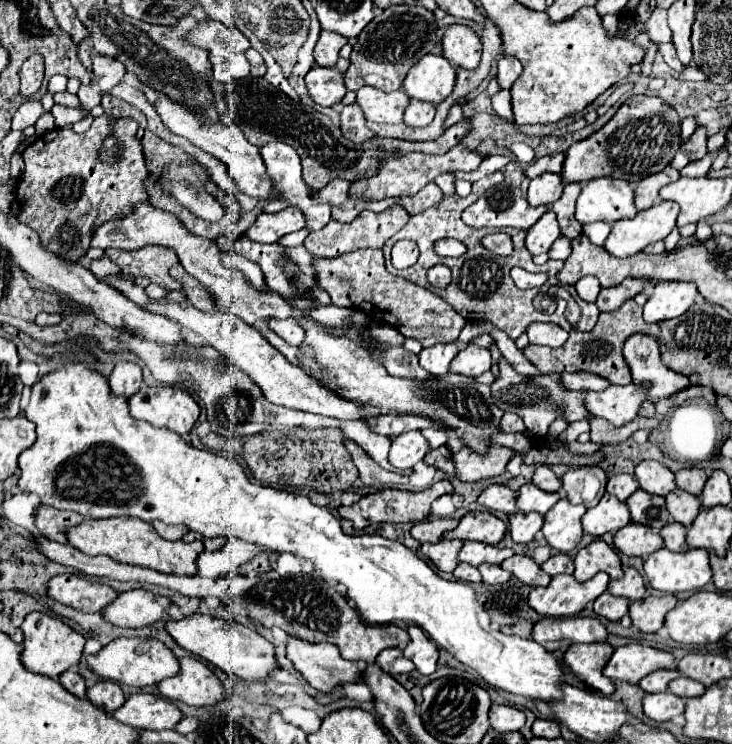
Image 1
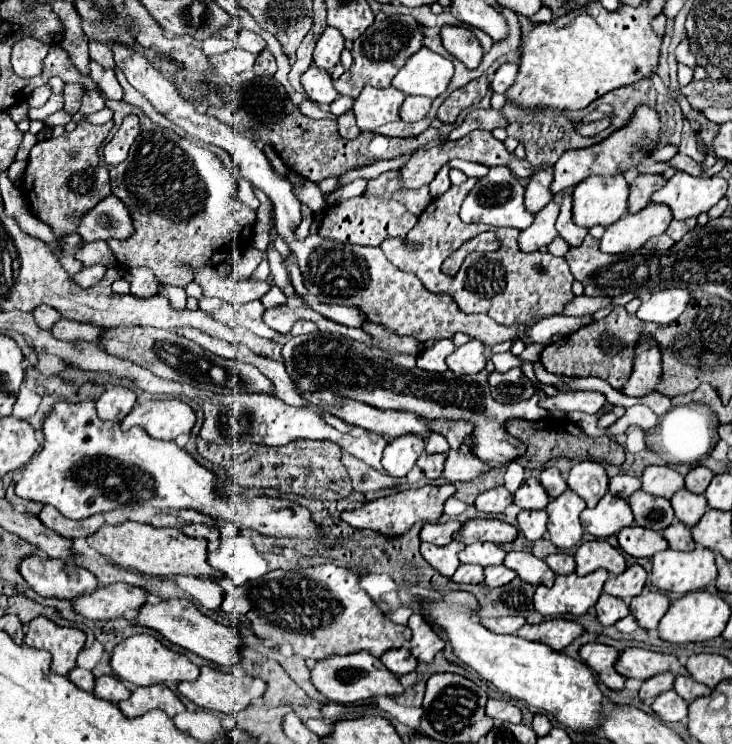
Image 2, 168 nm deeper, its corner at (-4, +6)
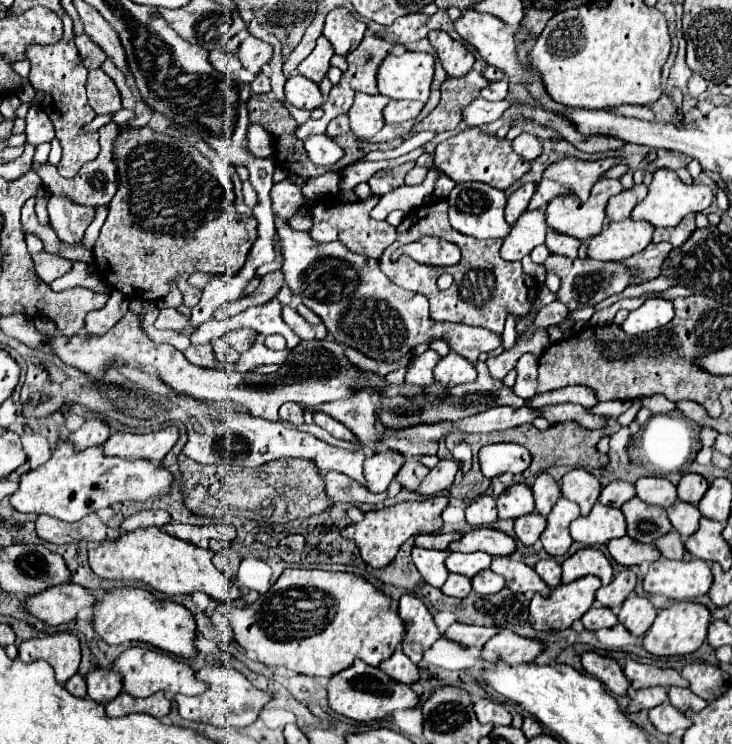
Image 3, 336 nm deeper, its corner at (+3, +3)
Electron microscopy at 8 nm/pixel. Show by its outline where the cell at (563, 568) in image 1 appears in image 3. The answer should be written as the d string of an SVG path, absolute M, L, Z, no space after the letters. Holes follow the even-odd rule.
M553 558L539 560L533 568L549 588L555 588L561 584L561 566Z

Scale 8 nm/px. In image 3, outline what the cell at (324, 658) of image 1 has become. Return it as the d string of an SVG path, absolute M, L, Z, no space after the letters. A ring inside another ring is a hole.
M355 660L351 668L339 672L337 676L329 678L329 704L337 714L351 718L355 722L371 722L391 716L395 710L409 710L419 704L419 696L401 682L391 680L379 668L373 668L361 660Z

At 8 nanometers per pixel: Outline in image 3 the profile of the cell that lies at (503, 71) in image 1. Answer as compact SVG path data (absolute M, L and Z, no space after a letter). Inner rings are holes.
M501 80L501 82L491 82L483 92L481 92L481 98L485 100L505 100L507 98L507 82Z

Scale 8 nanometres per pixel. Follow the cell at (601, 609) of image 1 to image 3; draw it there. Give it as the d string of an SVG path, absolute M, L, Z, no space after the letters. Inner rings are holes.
M591 608L591 610L587 610L587 612L583 614L581 622L583 622L583 626L585 626L587 630L597 632L597 630L601 630L601 628L613 628L613 626L617 624L617 616L615 616L615 612L609 610L609 608Z

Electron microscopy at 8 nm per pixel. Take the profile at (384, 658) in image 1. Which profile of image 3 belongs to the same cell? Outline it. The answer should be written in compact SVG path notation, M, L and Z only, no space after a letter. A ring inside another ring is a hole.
M401 648L395 650L395 654L385 660L379 666L389 678L401 682L401 684L415 684L419 680L419 668L401 652Z

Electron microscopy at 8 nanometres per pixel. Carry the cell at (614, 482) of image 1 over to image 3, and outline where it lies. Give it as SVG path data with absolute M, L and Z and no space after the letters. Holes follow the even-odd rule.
M615 480L609 486L605 486L601 490L601 498L599 502L605 506L613 506L613 508L621 508L627 500L631 500L635 496L635 486L629 482L621 482Z

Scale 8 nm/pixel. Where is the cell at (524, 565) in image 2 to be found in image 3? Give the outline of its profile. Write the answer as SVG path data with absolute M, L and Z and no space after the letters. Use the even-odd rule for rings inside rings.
M493 558L491 570L505 578L505 586L515 594L541 594L549 596L551 588L537 576L533 568L523 562L515 562L511 558Z

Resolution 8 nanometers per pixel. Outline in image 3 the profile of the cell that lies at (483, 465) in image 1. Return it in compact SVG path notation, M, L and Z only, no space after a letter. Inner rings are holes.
M441 460L421 482L421 486L415 490L419 496L435 496L443 490L447 490L453 480L455 474L459 470L459 462L457 460Z

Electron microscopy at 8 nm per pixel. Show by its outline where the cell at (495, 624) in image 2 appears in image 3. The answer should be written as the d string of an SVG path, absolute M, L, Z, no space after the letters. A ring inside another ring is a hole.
M455 622L451 624L445 632L443 632L443 638L447 640L453 640L461 646L475 646L475 648L481 648L491 636L495 636L501 628L483 628L483 626L467 626L467 624L461 624L461 622Z

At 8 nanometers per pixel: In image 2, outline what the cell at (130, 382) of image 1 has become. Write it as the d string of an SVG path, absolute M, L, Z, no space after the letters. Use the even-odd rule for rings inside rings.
M108 383L106 391L98 399L98 413L102 419L120 421L132 411L134 405L136 405L136 393L130 387Z

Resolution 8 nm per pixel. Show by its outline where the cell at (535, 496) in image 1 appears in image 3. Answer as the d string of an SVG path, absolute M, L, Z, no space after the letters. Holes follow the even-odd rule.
M513 484L505 492L499 494L497 498L497 512L499 518L519 518L525 514L531 514L535 510L533 502L533 492L527 484Z

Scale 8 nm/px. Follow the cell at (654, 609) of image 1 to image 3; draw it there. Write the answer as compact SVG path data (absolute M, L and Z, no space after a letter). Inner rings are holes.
M631 594L619 608L619 622L633 634L633 636L643 636L649 626L653 624L657 616L657 610L653 608L653 604L647 598L635 596Z

